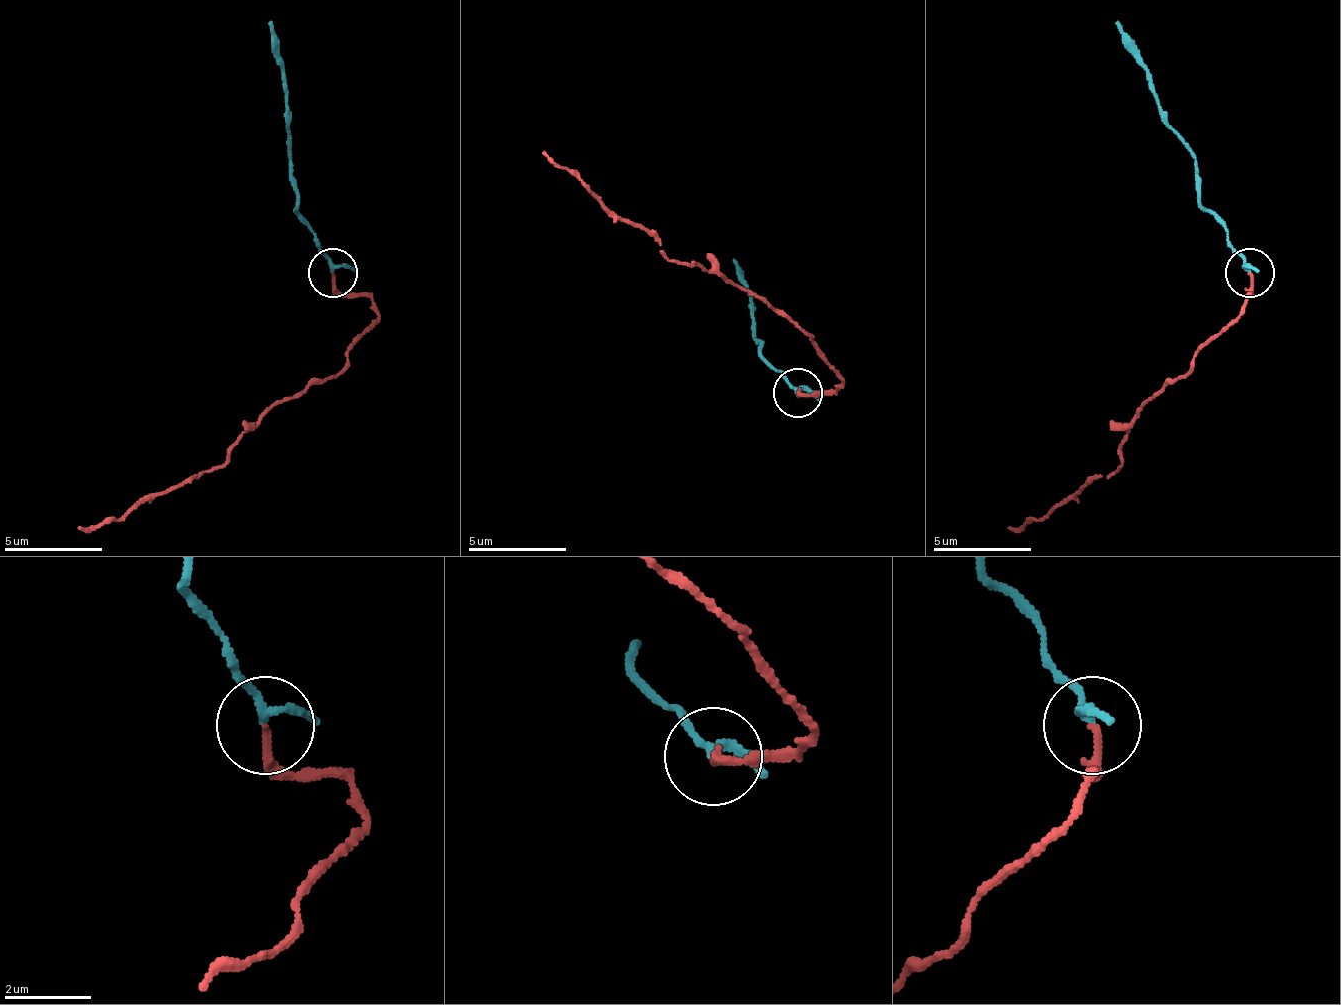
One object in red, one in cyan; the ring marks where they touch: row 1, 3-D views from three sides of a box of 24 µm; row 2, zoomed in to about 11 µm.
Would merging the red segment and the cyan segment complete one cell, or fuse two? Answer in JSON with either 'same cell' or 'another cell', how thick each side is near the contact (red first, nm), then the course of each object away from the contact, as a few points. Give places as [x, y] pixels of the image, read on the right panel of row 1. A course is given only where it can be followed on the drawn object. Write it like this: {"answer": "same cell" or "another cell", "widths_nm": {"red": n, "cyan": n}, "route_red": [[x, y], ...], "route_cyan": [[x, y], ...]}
{"answer": "same cell", "widths_nm": {"red": 180, "cyan": 170}, "route_red": [[1248, 272], [1253, 291], [1238, 316], [1184, 374], [1140, 409], [1111, 477], [1072, 492], [1033, 521], [1008, 526]], "route_cyan": [[1248, 272], [1229, 232], [1209, 213], [1189, 144], [1165, 120], [1135, 41], [1116, 22]]}

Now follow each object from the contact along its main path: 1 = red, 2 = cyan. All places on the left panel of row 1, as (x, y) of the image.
1: (331, 272), (375, 316), (336, 374), (273, 409), (199, 477), (150, 492), (111, 521), (77, 526)
2: (331, 272), (317, 232), (297, 213), (292, 144), (277, 41), (268, 22)

